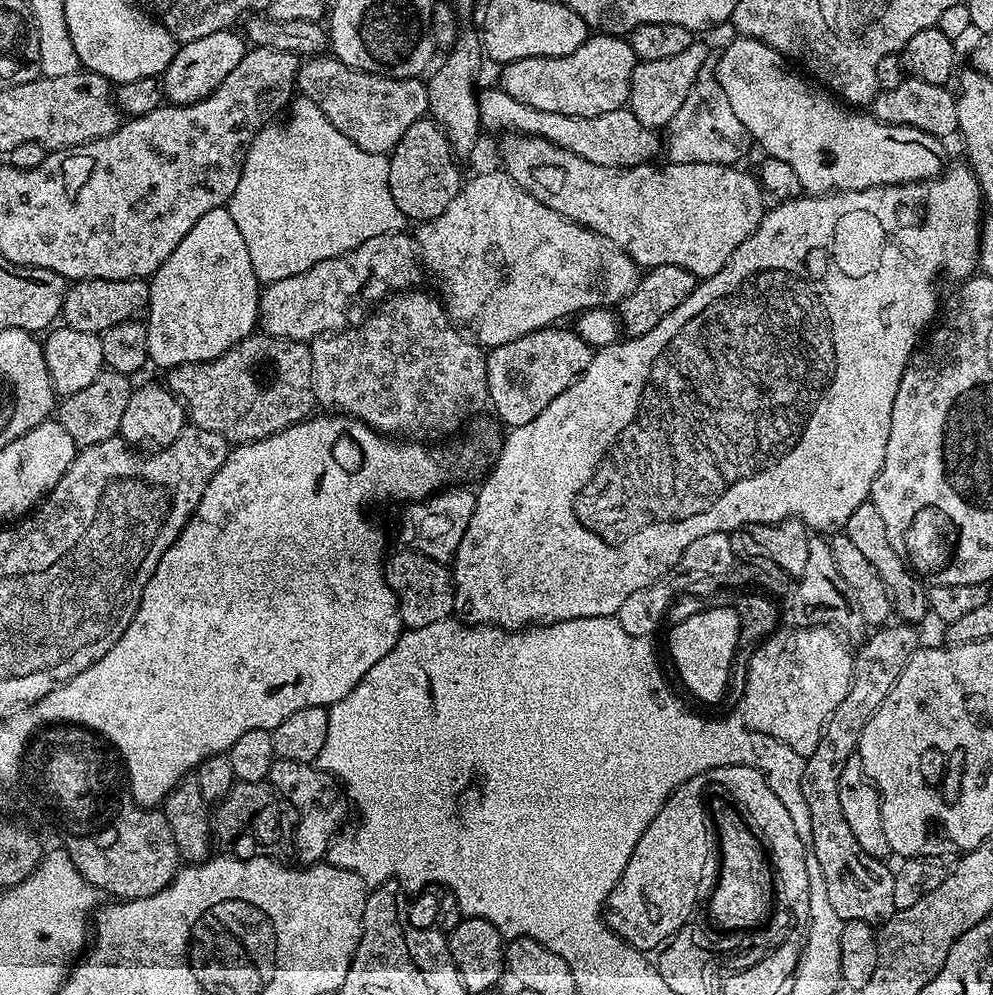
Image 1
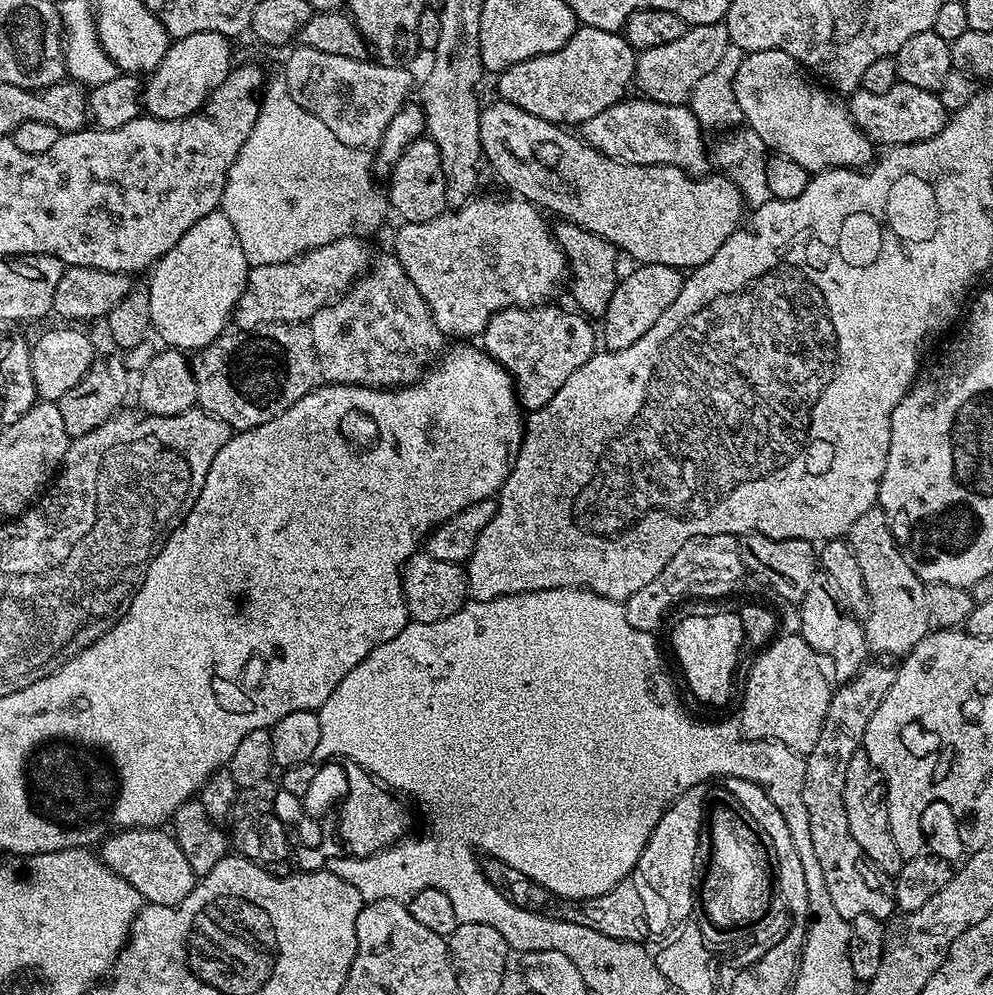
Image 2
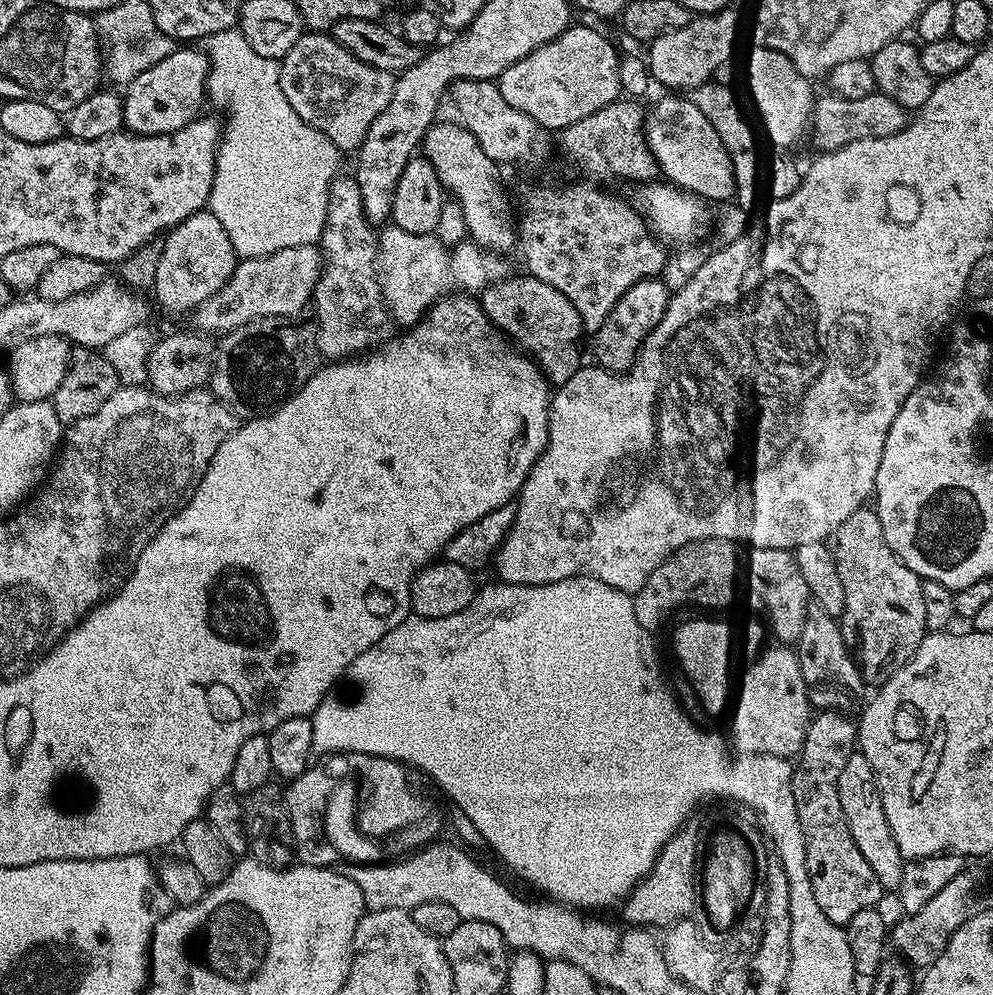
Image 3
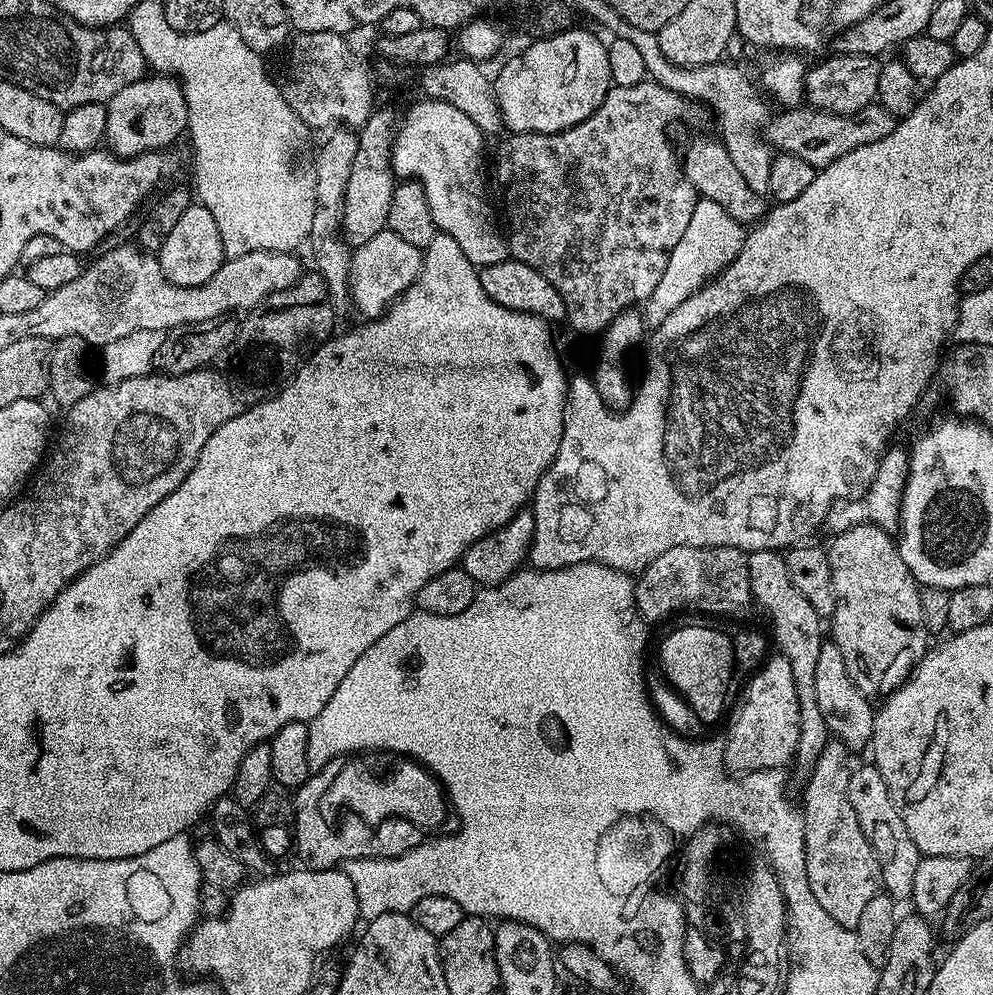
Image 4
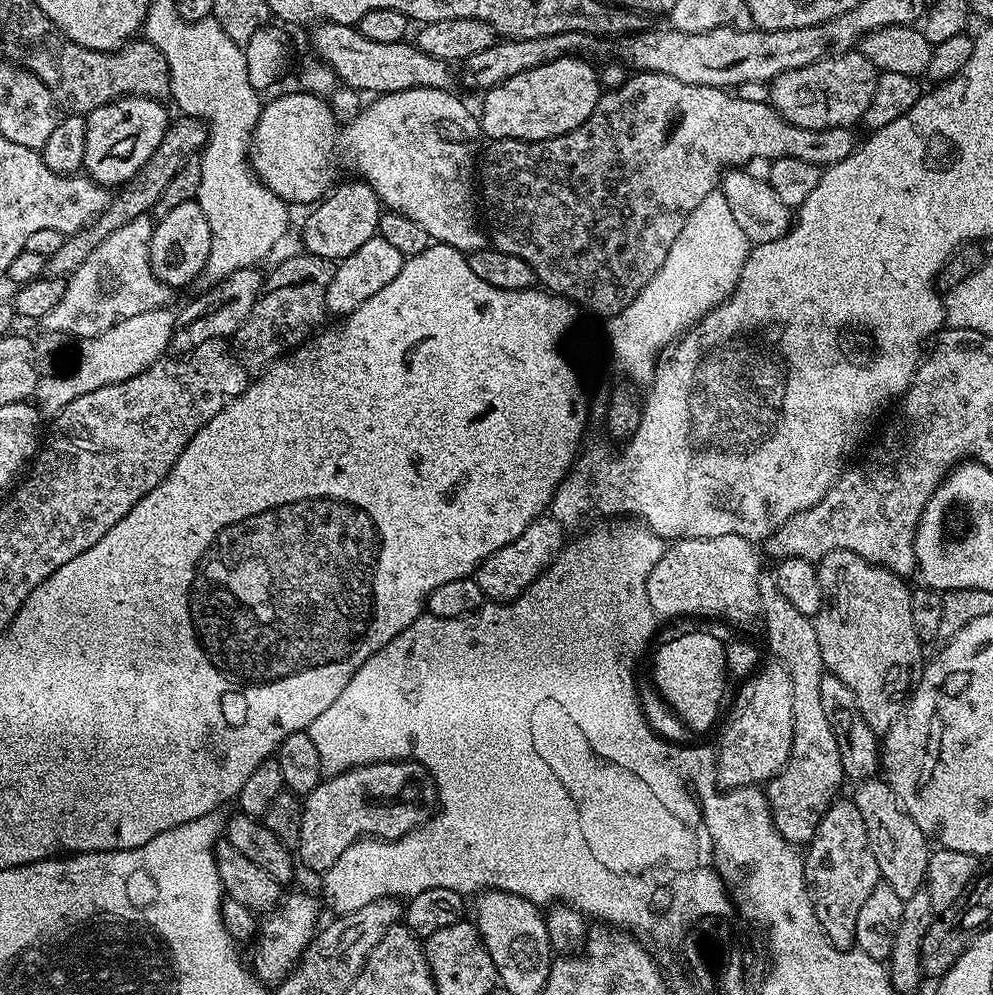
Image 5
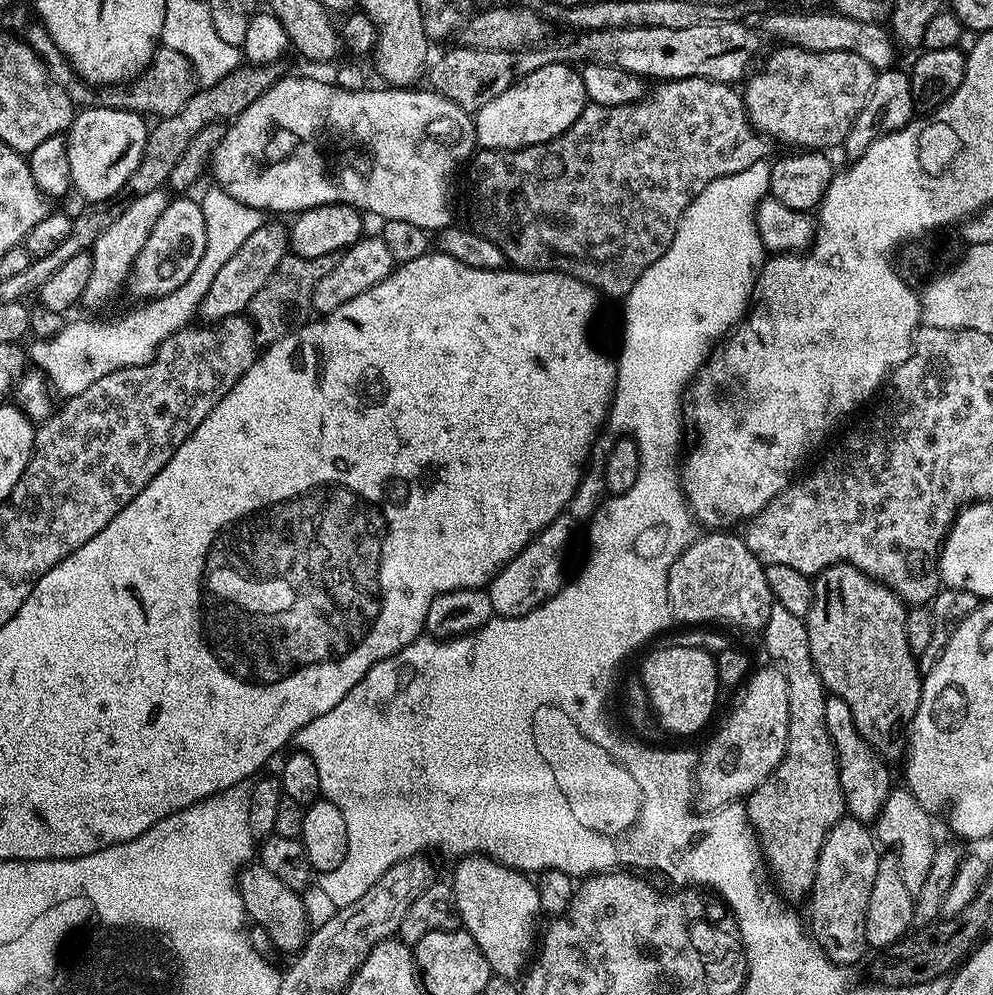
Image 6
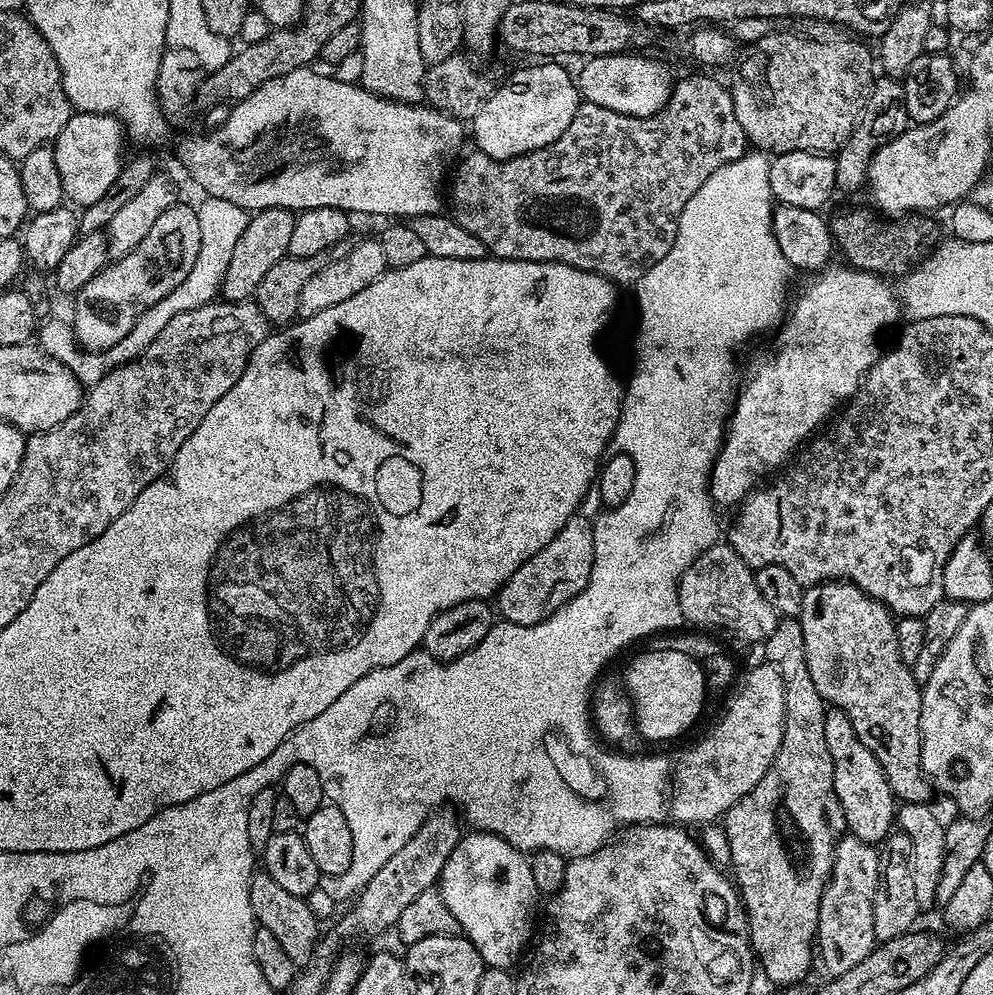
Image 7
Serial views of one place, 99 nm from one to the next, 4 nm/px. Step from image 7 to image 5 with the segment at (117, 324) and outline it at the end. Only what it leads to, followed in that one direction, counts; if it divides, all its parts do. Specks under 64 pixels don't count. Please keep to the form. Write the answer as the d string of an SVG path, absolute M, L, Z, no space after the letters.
M195 200L182 202L182 206L174 206L170 214L159 217L152 230L152 269L163 284L173 290L179 290L199 277L206 266L206 258L210 254L210 222L206 222L206 214L202 214L202 206Z

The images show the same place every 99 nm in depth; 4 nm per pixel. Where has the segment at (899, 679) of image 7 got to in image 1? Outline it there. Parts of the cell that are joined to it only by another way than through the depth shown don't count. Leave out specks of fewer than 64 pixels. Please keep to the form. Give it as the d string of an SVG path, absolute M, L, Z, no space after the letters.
M871 502L858 506L858 510L854 510L854 514L850 514L850 518L844 523L842 532L850 538L850 542L854 542L854 546L858 546L858 550L862 550L864 557L870 558L874 570L878 570L882 582L892 596L895 615L901 621L917 622L916 620L929 615L928 593L925 585L908 567L904 557L900 555L900 549L893 546L890 538L886 538L886 525L882 513L878 511L878 506L874 506Z

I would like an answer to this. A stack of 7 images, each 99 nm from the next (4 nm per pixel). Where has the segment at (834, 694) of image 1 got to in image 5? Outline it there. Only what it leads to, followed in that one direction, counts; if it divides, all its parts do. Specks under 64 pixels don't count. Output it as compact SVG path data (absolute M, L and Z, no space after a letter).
M779 662L765 663L759 670L753 672L751 676L739 685L740 693L736 696L736 713L732 716L732 721L728 724L728 729L724 732L724 737L718 743L718 755L716 757L716 782L721 789L727 790L729 788L750 788L753 786L763 785L765 782L772 779L772 777L779 774L784 769L784 763L792 755L792 731L794 730L794 689L790 687L790 674L788 669Z

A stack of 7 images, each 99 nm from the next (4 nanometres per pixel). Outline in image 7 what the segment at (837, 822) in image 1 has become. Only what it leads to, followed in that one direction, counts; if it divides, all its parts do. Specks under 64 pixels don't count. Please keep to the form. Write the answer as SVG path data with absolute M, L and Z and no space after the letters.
M844 834L841 840L839 837L835 841L832 874L822 894L814 941L819 963L820 960L824 963L829 977L846 974L846 970L858 966L878 943L874 934L874 894L882 883L881 863L881 853L854 835Z

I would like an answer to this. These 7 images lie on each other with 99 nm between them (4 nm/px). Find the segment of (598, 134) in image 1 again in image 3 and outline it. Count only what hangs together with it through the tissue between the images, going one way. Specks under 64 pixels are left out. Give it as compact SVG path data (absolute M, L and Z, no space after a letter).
M664 94L652 109L649 107L644 118L644 140L665 181L704 202L728 202L733 199L731 161L722 140L718 138L710 120L690 99L680 94Z

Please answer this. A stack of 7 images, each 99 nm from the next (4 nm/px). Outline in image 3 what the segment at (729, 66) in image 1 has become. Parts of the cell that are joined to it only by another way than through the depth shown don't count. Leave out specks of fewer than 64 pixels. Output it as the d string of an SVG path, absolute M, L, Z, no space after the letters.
M756 50L751 53L752 61L748 64L748 88L752 91L752 104L760 108L759 127L764 127L768 131L768 140L772 144L777 144L777 149L792 150L792 147L800 140L800 132L808 128L808 107L813 107L814 96L808 93L809 77L801 76L792 61L785 58L780 52L770 52L767 50Z

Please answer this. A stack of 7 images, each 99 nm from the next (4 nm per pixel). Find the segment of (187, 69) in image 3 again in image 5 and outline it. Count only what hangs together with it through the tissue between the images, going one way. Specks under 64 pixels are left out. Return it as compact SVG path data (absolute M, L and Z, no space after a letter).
M126 96L122 100L111 100L106 106L98 106L86 116L86 154L84 155L83 171L91 176L97 184L105 186L123 186L158 150L158 142L162 142L164 132L170 123L170 115L159 100L151 100L145 96Z

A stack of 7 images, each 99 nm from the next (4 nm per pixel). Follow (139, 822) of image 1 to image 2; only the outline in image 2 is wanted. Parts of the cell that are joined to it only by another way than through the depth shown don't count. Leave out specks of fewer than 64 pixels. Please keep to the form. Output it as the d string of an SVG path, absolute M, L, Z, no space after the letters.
M129 828L114 832L106 839L101 860L112 872L118 874L128 884L138 890L141 899L154 905L173 908L196 888L198 879L190 869L186 856L178 846L175 837L164 828Z

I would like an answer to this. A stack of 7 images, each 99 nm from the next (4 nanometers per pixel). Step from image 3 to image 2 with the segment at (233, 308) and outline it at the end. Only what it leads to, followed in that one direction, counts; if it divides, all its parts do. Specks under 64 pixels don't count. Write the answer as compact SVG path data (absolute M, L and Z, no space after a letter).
M356 234L343 236L326 246L304 252L290 262L249 267L248 281L232 312L231 323L243 330L255 330L259 324L302 324L311 321L315 312L347 292L369 267L368 248L358 237Z

